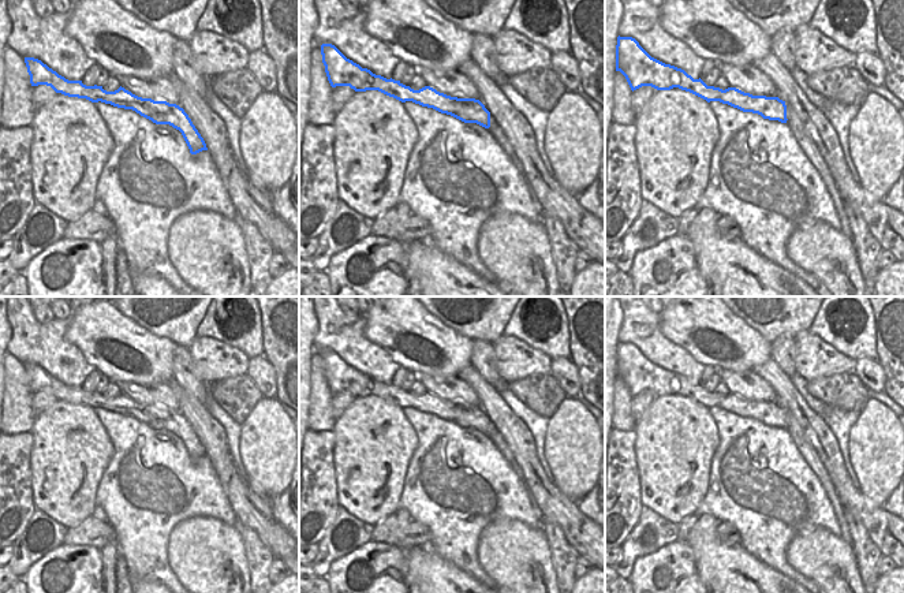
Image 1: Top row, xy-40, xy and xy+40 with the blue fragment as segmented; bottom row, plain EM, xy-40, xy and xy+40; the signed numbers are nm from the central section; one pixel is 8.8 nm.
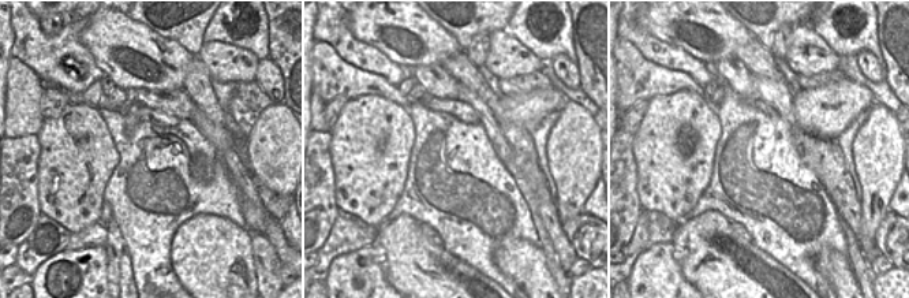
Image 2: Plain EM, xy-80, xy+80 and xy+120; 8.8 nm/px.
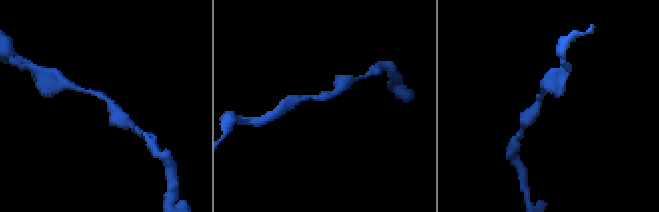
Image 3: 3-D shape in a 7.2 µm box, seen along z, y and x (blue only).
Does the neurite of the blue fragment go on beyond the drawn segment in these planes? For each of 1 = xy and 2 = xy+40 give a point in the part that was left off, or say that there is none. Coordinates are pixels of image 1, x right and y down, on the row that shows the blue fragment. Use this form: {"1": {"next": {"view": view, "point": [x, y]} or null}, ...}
{"1": {"next": null}, "2": {"next": null}}

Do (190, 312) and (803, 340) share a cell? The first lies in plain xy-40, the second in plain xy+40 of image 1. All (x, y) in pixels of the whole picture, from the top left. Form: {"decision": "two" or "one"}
{"decision": "two"}

